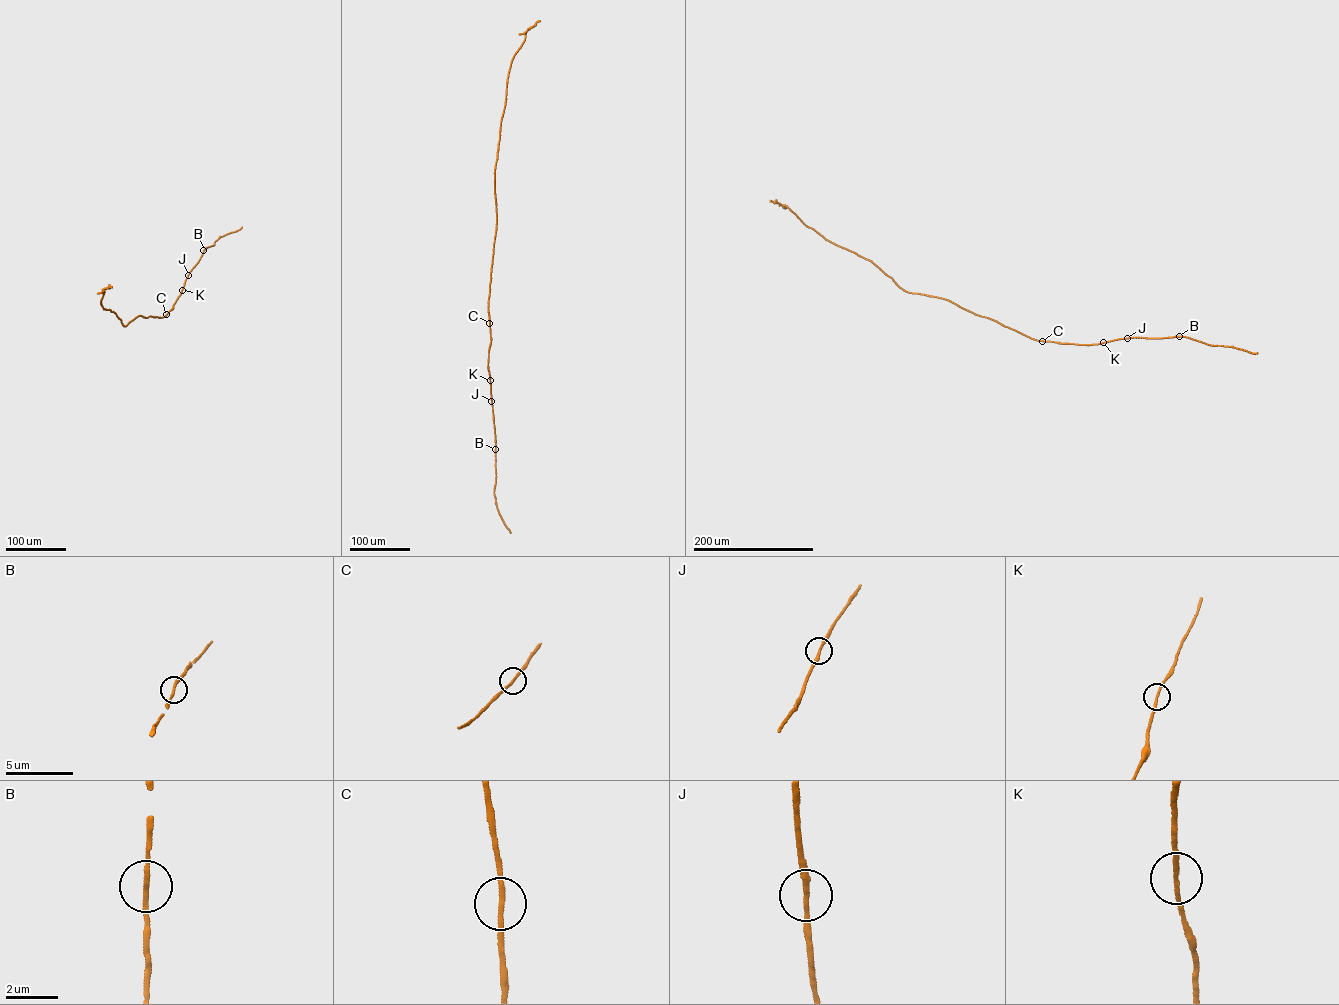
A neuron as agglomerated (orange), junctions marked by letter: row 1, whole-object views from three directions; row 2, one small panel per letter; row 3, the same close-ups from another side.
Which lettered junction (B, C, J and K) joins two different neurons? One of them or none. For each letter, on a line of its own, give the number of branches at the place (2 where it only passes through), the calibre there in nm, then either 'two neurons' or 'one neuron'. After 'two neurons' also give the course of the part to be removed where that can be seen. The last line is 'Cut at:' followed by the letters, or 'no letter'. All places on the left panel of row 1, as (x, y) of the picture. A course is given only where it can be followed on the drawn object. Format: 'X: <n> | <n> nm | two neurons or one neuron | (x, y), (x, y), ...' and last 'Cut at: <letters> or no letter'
B: 2 | 170 nm | one neuron
C: 2 | 170 nm | one neuron
J: 2 | 200 nm | one neuron
K: 2 | 160 nm | one neuron
Cut at: no letter

